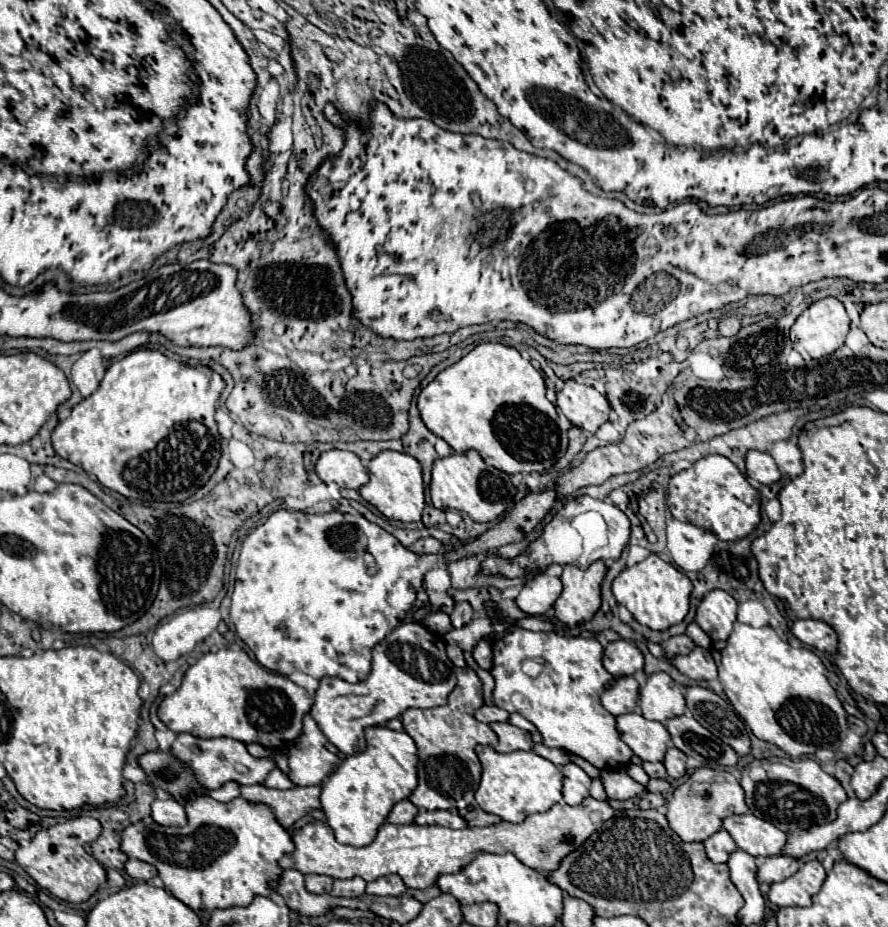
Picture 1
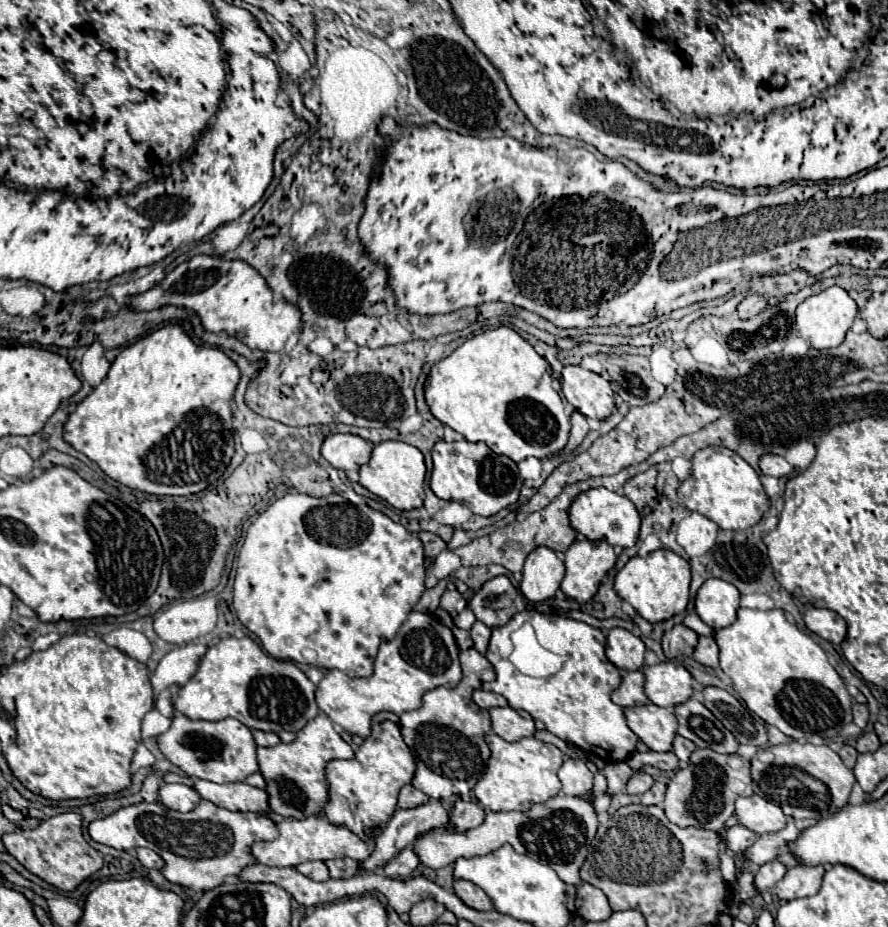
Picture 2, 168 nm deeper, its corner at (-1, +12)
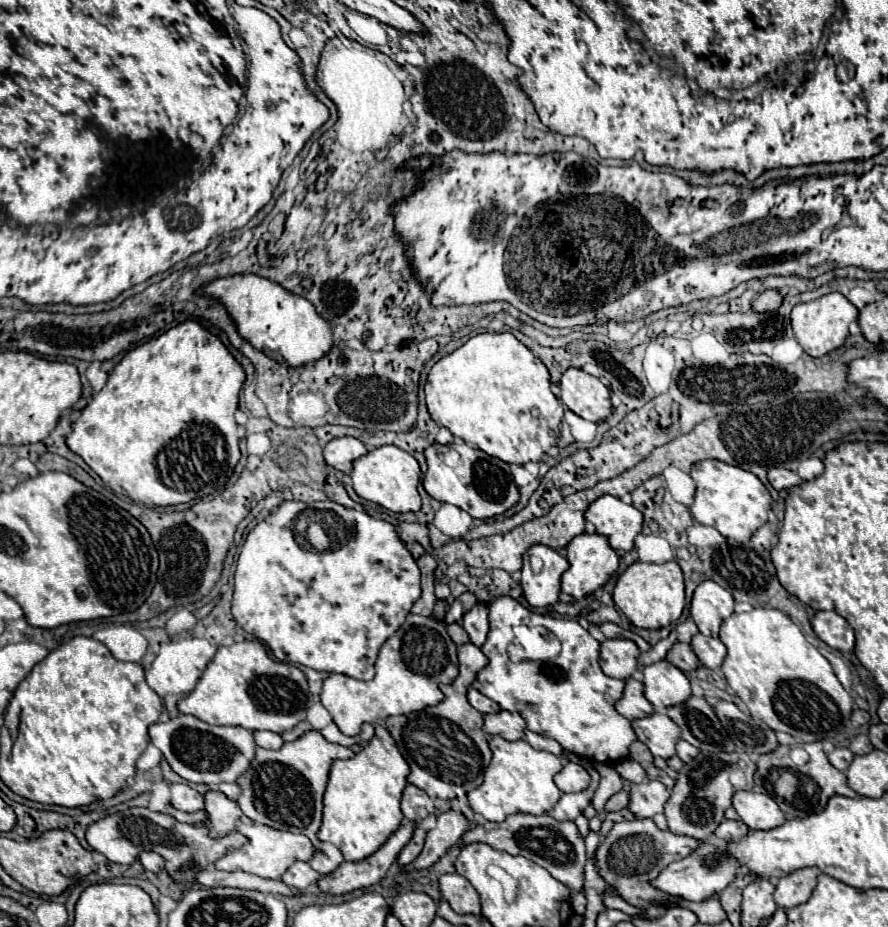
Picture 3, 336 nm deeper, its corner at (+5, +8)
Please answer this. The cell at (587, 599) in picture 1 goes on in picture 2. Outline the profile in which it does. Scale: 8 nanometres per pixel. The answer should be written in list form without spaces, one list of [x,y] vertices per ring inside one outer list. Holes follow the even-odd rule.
[[[589,541],[573,543],[565,553],[565,579],[561,583],[561,591],[577,601],[587,603],[599,589],[605,573],[615,565],[617,557],[609,543],[601,543],[593,547]]]

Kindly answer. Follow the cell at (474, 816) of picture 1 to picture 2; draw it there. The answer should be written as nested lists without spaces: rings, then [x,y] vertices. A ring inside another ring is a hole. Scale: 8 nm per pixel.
[[[457,801],[453,811],[451,811],[449,825],[453,829],[457,829],[457,831],[463,831],[463,829],[473,829],[473,827],[481,825],[483,819],[485,819],[485,811],[477,803],[473,803],[473,801],[469,801],[469,803]]]

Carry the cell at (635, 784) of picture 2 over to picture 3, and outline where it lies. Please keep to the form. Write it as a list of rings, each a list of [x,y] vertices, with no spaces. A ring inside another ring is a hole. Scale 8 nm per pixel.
[[[623,789],[613,797],[609,797],[609,801],[605,803],[605,811],[621,811],[627,807],[627,803],[629,803],[629,795],[627,795],[627,789]]]

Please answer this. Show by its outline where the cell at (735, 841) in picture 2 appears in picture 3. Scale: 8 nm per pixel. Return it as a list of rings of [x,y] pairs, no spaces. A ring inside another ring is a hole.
[[[723,819],[721,825],[717,827],[715,835],[717,835],[719,839],[727,839],[727,841],[731,841],[731,839],[741,839],[741,837],[745,837],[747,831],[749,831],[749,829],[745,827],[745,823]]]

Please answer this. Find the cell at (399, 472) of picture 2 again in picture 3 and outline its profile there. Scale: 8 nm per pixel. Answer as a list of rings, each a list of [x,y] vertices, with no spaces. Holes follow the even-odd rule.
[[[385,445],[385,447],[369,451],[367,455],[363,455],[361,459],[353,463],[353,471],[351,471],[353,489],[361,499],[373,501],[395,513],[421,509],[421,497],[417,491],[419,477],[421,477],[421,469],[415,457],[395,445]]]

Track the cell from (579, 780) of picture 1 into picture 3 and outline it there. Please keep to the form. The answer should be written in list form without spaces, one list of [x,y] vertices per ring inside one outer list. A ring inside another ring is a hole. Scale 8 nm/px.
[[[565,763],[565,767],[555,775],[555,785],[563,793],[579,793],[589,787],[589,773],[579,763]]]

